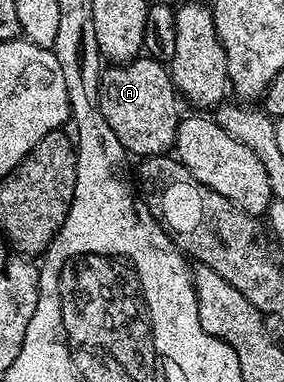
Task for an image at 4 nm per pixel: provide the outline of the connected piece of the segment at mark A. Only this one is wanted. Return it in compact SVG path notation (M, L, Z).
M143 54L128 64L111 66L99 81L99 105L105 122L117 134L117 142L135 158L162 156L175 146L181 119L181 97L175 90L168 65Z

